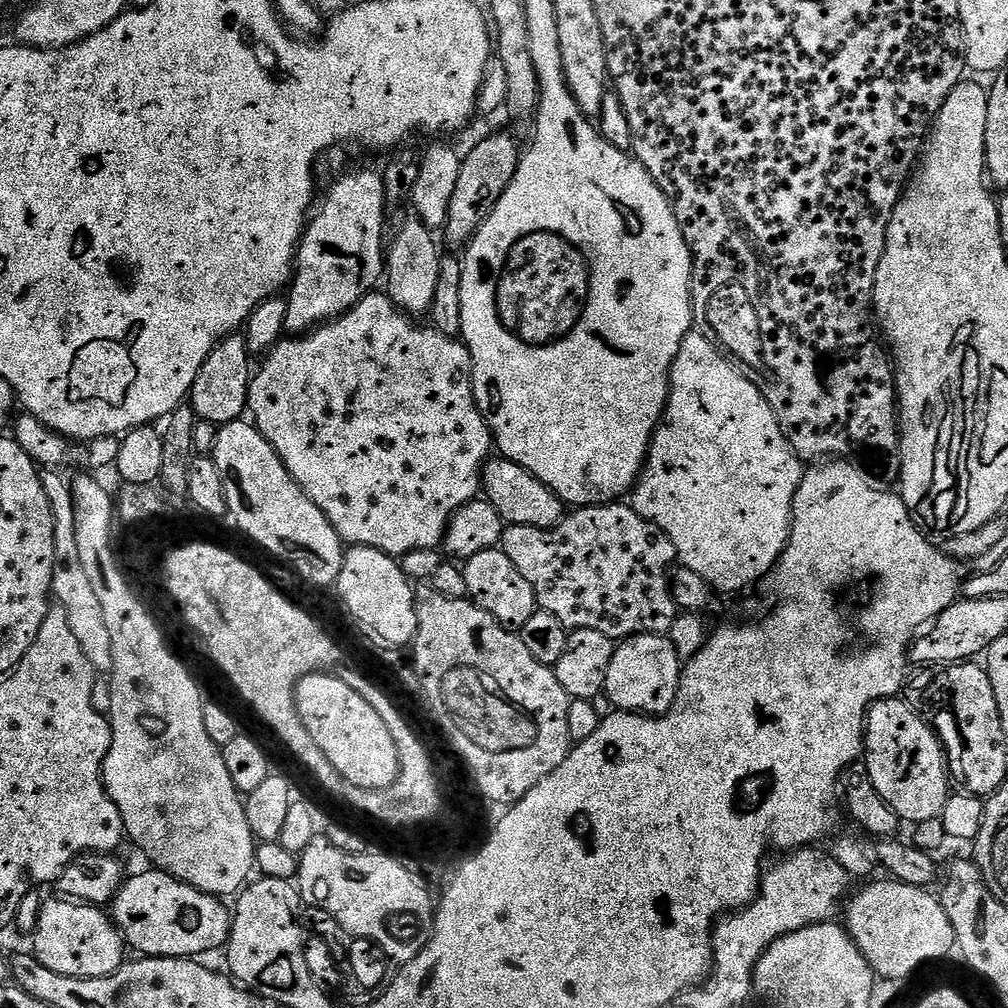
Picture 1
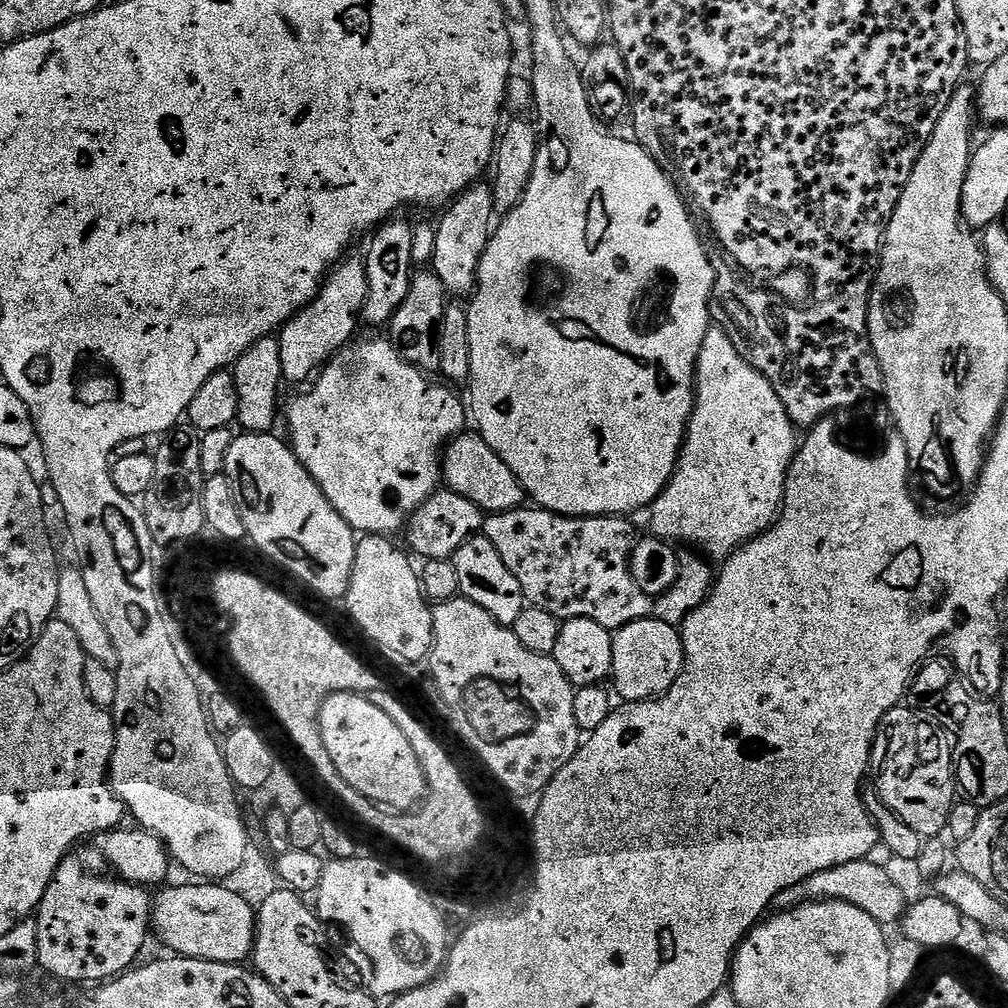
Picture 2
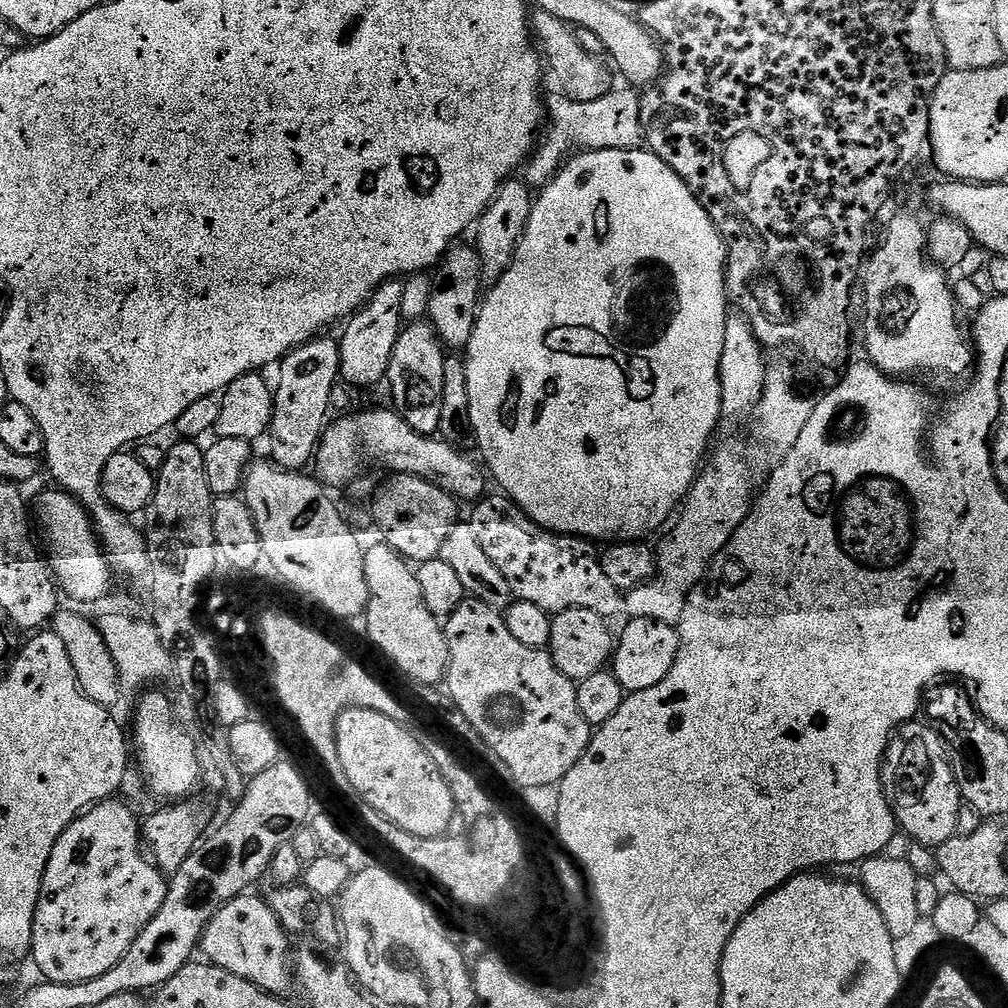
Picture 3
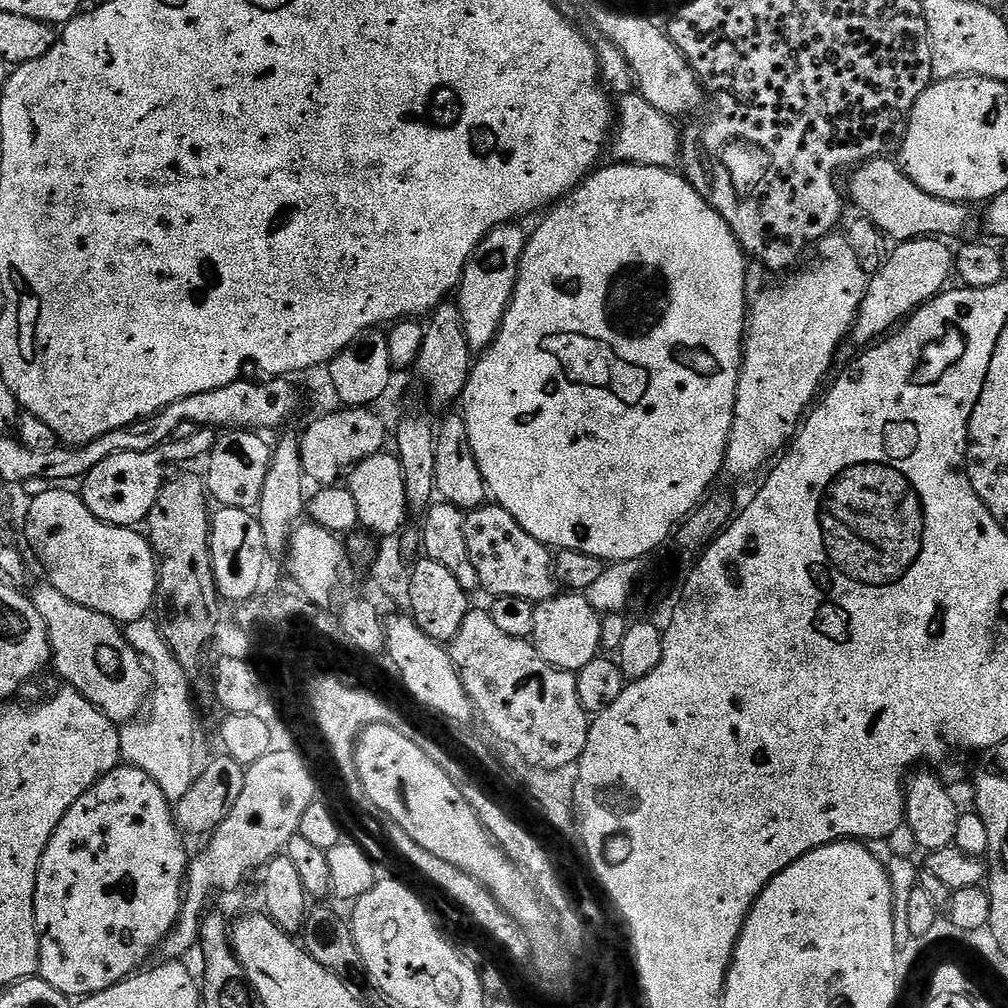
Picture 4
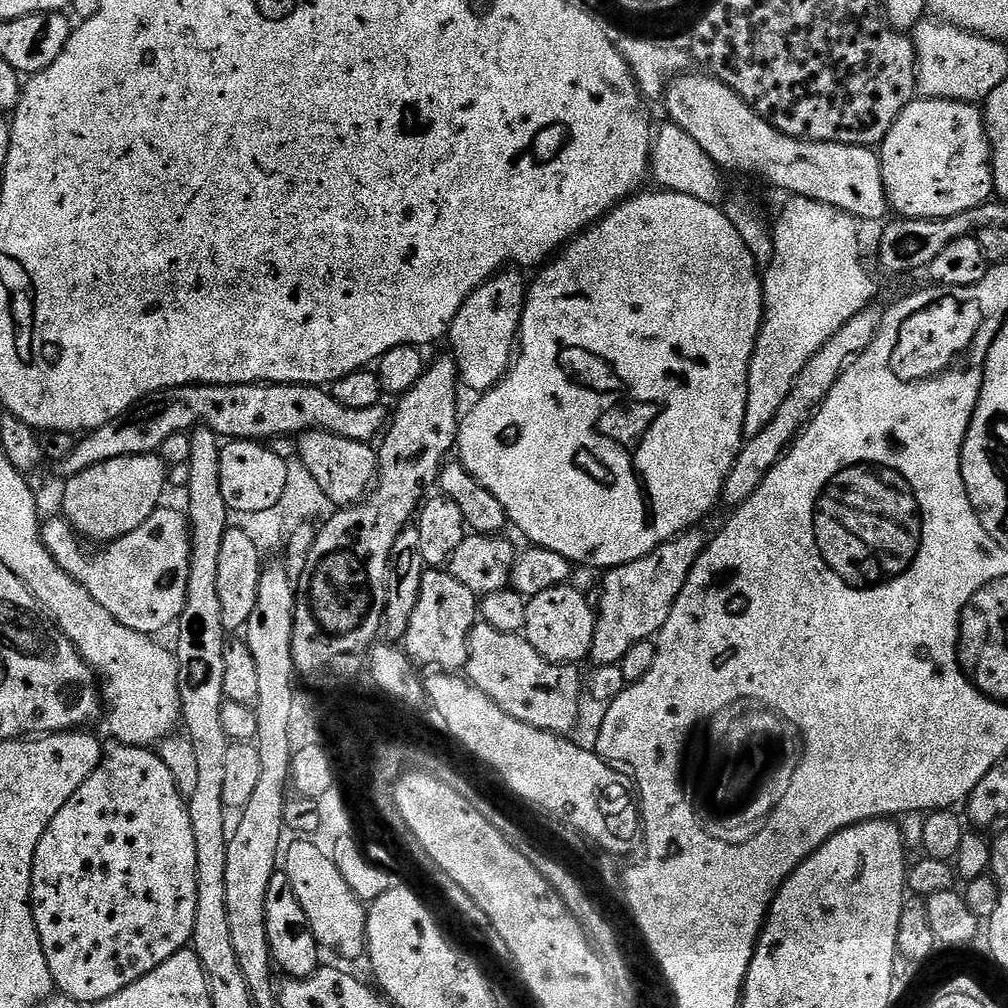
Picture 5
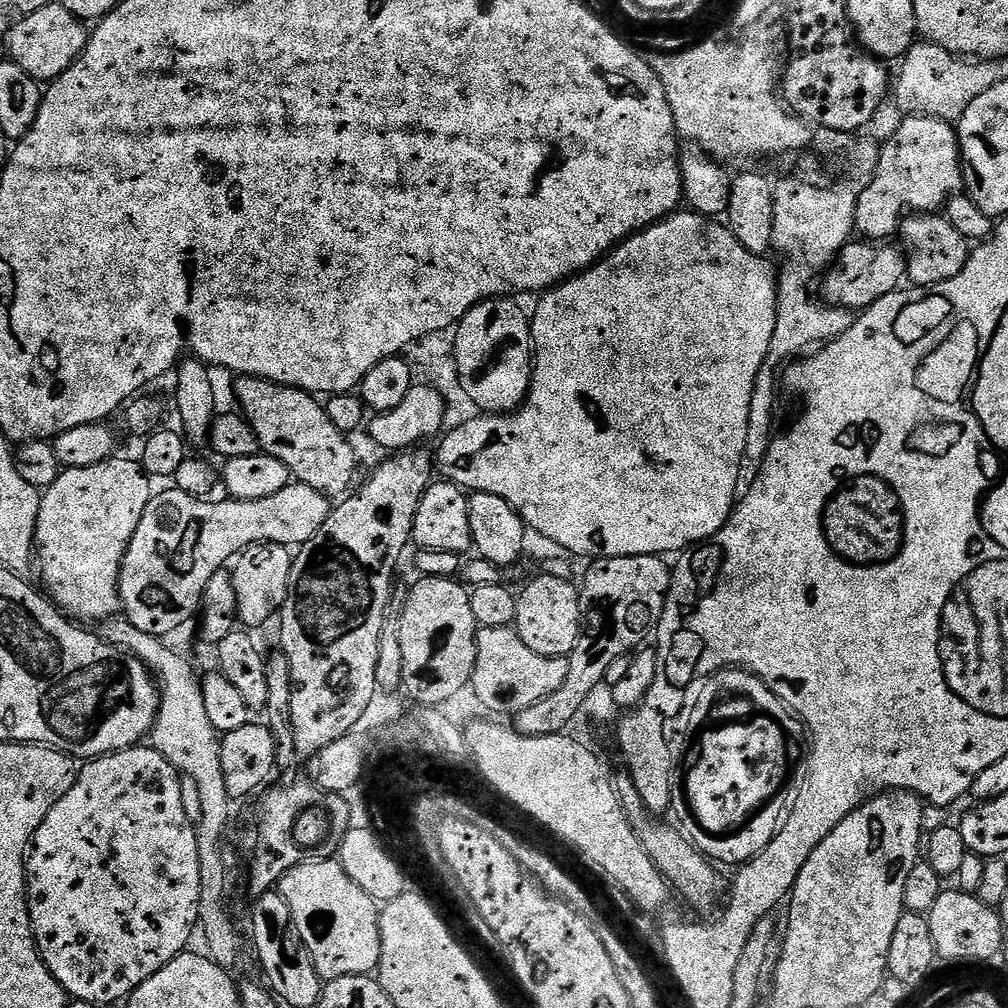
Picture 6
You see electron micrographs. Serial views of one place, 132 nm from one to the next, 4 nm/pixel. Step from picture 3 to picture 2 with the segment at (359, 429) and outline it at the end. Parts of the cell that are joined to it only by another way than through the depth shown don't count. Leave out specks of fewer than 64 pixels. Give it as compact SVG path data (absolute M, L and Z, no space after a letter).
M461 434L448 441L442 453L442 480L447 491L456 492L462 498L470 498L480 507L481 512L509 512L525 503L526 493L518 482L514 470L486 446L486 442L478 434Z

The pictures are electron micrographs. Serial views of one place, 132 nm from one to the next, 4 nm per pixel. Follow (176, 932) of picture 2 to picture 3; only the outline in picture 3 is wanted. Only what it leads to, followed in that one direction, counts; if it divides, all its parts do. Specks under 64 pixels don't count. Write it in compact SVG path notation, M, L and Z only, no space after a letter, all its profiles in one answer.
M243 894L234 897L228 904L215 909L212 920L205 928L202 952L211 963L230 974L246 978L264 992L284 994L294 984L294 951L288 945L290 936L284 931L264 898Z

